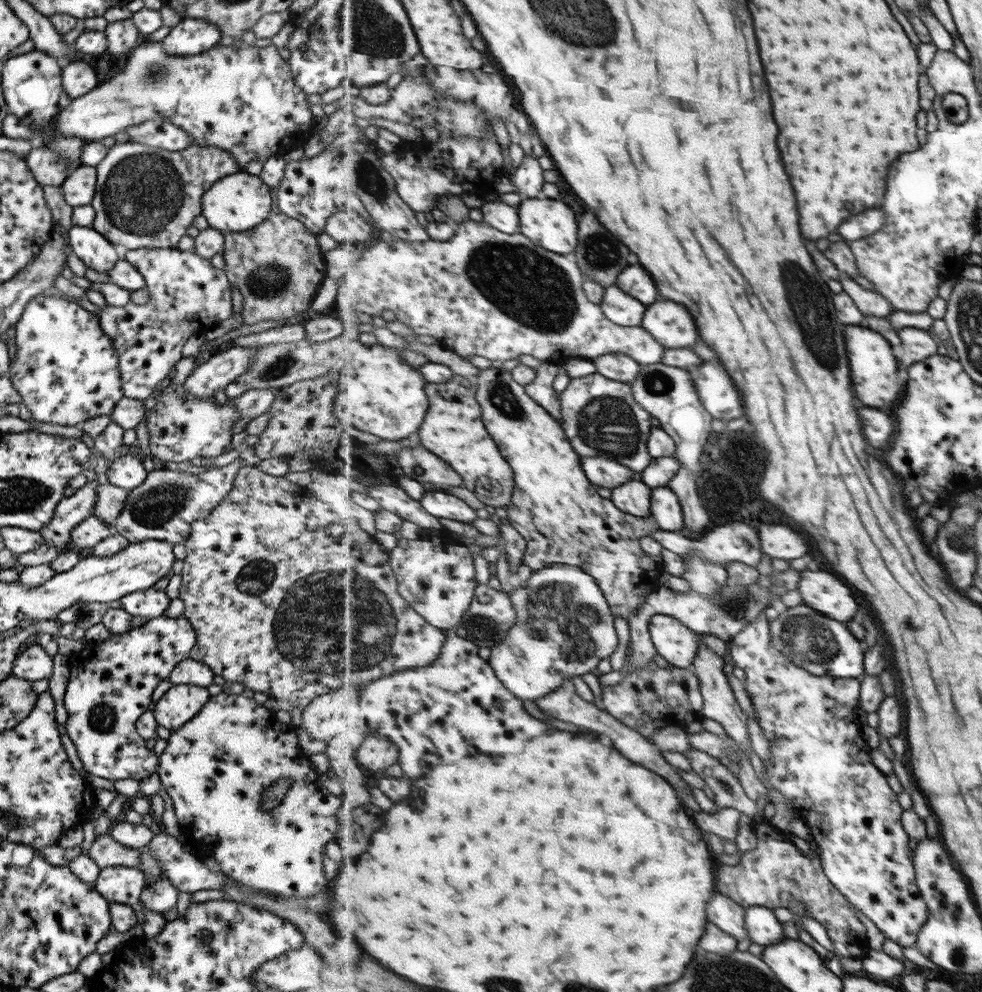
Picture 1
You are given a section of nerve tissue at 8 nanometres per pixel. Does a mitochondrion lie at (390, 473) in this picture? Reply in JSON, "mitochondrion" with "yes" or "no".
{"mitochondrion":"no"}

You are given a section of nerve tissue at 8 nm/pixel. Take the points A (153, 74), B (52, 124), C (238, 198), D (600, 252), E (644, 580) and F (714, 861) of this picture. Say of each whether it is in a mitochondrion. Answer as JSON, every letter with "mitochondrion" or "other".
{"A":"mitochondrion","B":"other","C":"other","D":"mitochondrion","E":"other","F":"other"}

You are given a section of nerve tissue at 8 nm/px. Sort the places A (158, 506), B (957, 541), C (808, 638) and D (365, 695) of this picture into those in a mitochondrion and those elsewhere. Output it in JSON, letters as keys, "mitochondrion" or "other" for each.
{"A":"mitochondrion","B":"mitochondrion","C":"mitochondrion","D":"other"}

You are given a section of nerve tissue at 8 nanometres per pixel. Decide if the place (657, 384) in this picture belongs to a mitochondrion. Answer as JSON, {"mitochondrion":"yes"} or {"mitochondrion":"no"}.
{"mitochondrion":"yes"}

